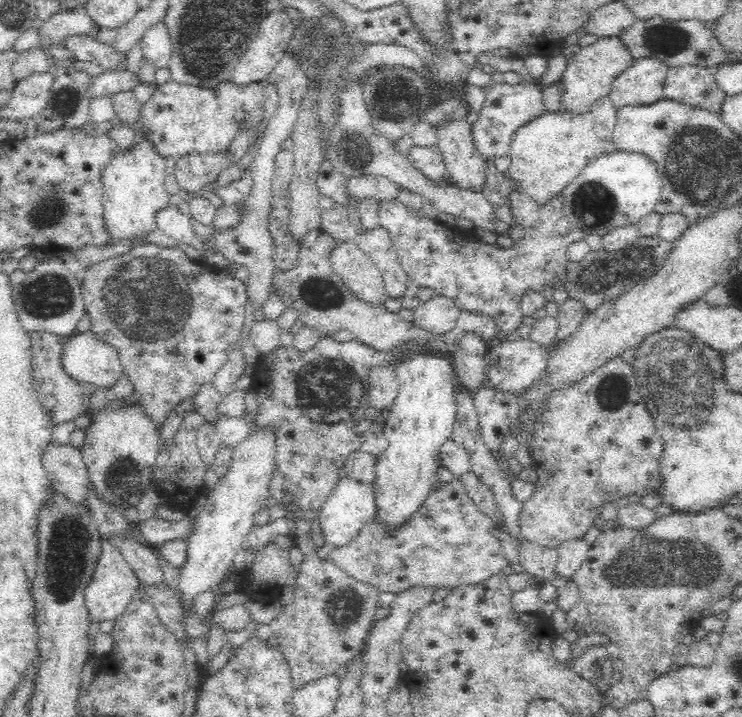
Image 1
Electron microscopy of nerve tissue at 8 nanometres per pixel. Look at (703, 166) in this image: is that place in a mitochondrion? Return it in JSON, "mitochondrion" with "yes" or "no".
{"mitochondrion":"yes"}

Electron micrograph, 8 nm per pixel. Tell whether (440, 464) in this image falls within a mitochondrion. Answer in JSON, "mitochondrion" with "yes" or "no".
{"mitochondrion":"no"}

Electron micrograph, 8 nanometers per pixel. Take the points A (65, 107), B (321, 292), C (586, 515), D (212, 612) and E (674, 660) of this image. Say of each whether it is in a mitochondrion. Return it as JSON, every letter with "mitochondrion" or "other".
{"A":"mitochondrion","B":"mitochondrion","C":"other","D":"other","E":"other"}

